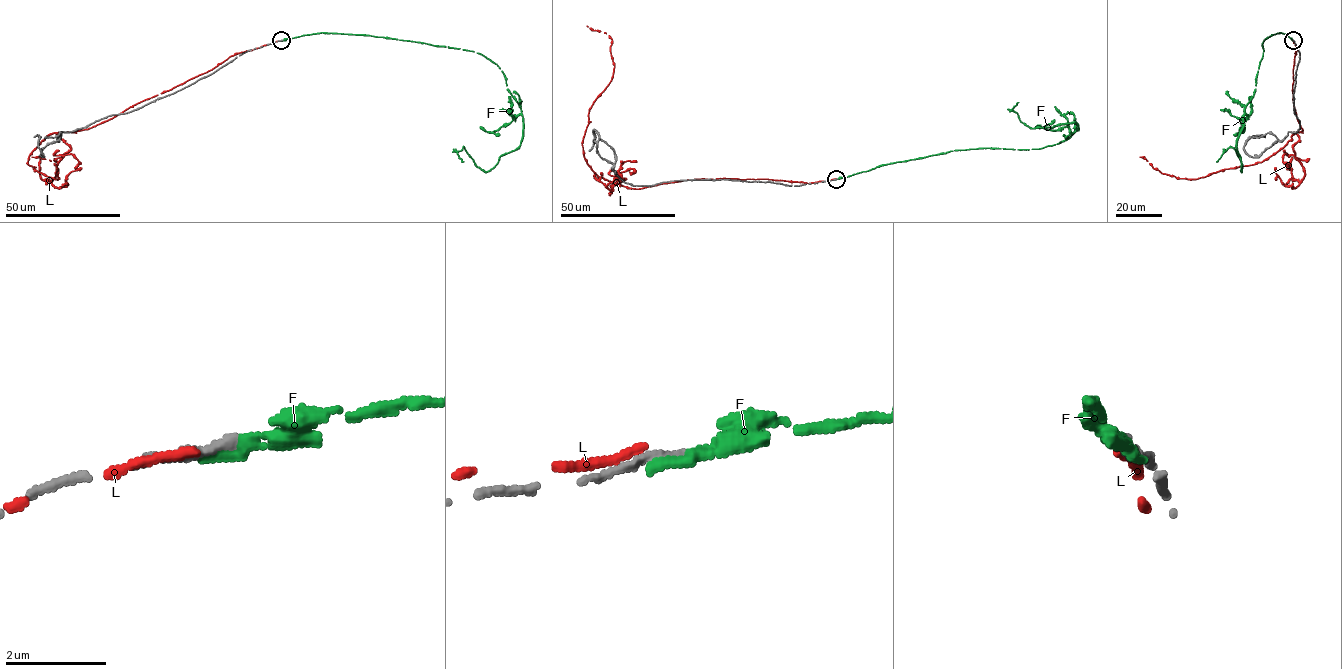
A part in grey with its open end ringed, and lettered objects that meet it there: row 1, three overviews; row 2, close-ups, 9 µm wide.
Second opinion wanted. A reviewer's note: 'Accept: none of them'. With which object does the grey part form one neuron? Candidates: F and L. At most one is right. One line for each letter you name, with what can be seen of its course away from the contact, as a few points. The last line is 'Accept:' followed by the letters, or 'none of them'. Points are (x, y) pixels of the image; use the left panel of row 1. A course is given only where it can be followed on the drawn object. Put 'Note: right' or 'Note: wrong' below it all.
F: course (281, 40), (364, 34), (490, 59), (521, 108), (523, 136), (488, 171), (463, 147), (457, 153), (463, 161)
Accept: F
Note: wrong

